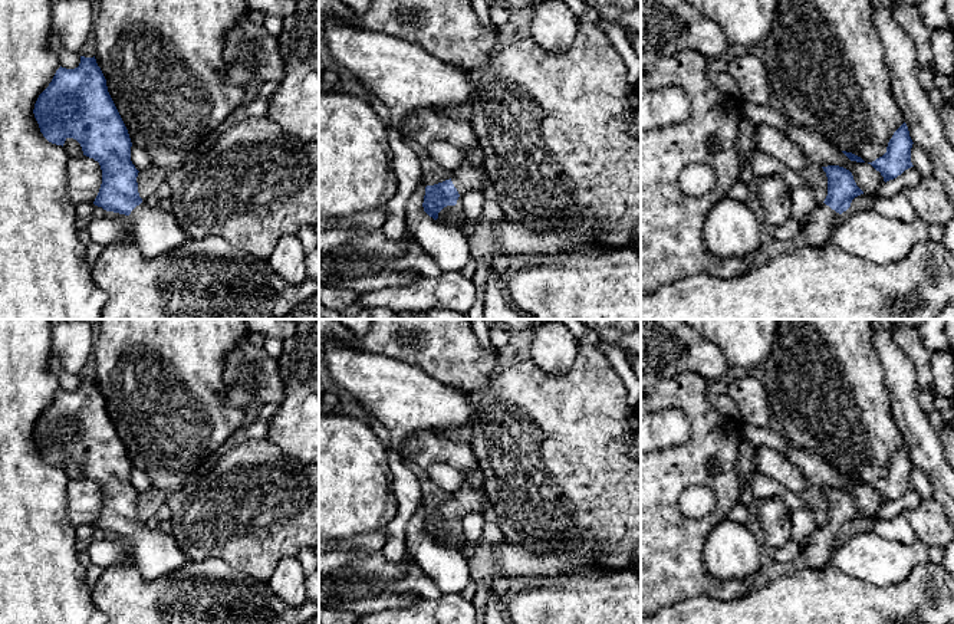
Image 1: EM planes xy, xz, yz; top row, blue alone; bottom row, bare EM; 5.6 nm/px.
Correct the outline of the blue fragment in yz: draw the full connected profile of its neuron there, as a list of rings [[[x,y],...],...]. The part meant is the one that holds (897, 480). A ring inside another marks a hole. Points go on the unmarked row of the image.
[[[904,444],[888,464],[886,474],[871,486],[881,495],[884,503],[889,503],[901,497],[905,492],[914,489],[911,485],[912,462],[907,446]]]

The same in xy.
[[[80,378],[80,385],[75,391],[60,388],[49,408],[39,417],[33,436],[40,454],[49,464],[63,469],[68,460],[73,460],[80,466],[83,477],[99,485],[102,506],[93,526],[129,539],[134,565],[144,579],[154,581],[188,564],[190,559],[177,546],[172,536],[159,528],[148,528],[139,519],[136,505],[139,493],[131,483],[132,464],[95,378]]]

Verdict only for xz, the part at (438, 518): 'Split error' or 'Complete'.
Split error

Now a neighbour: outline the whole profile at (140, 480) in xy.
[[[135,466],[131,469],[131,483],[138,493],[144,493],[152,486],[149,477]]]

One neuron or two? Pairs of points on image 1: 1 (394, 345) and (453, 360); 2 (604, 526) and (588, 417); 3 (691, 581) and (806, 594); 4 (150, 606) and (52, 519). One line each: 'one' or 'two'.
1: one
2: one
3: two
4: two

